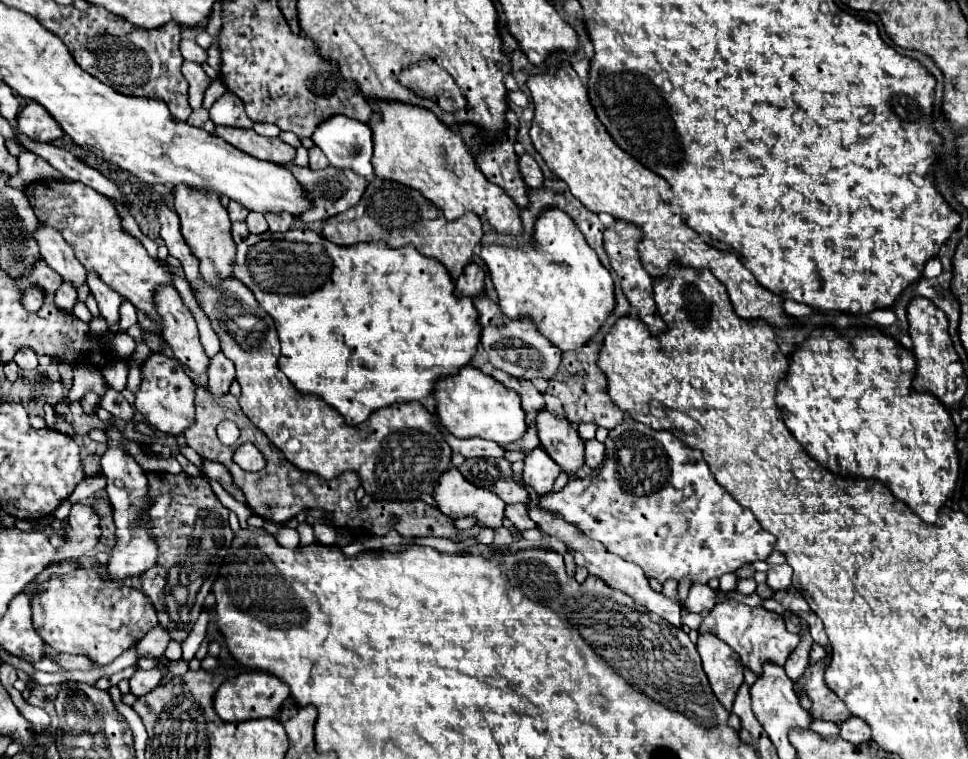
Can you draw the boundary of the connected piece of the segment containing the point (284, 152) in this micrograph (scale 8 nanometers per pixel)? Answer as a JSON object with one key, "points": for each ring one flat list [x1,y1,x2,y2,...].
{"points":[[216,127,216,135,256,159,284,165,284,163,292,163,294,155,296,155,296,149,290,147,288,143,284,143,280,137,274,137,274,139,260,137,252,129]]}

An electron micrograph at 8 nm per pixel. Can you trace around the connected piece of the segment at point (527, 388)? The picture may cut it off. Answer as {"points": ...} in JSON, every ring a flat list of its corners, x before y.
{"points":[[494,369,490,373,494,379,498,379,500,383,504,383,508,389,514,389,520,399,522,399,522,409,526,413,538,413,540,409,544,409,544,397,542,393,532,385,532,381,524,381,524,379,516,379,516,377,510,377,508,373,504,371,498,371]]}

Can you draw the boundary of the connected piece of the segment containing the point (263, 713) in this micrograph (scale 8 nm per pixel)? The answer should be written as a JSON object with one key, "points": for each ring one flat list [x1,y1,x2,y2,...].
{"points":[[240,673,232,679,226,679,214,695,214,709,222,721,242,723,250,719,276,717,280,705,288,699,288,685,284,685,278,677,268,673]]}

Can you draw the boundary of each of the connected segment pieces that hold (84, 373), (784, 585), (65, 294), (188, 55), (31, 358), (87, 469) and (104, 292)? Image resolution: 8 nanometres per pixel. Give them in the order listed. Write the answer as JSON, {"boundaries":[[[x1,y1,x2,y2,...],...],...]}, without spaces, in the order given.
{"boundaries":[[[88,365,75,366,73,385,68,395,70,402,81,401,88,391,94,391,99,397,105,393,102,373]],[[788,563,772,565,768,571,768,587,778,591,778,589,788,589,790,585,792,585,792,567]],[[62,283,62,287,56,291,54,295,54,305,58,309,64,309,66,313,70,313,74,309,74,303,76,303,76,293,74,293,74,287,68,285,68,283]],[[182,41,180,43,180,53,186,61,196,61,196,63,206,61,206,51,196,41]],[[18,349,14,355,14,361,26,371,26,369,34,369,38,365,38,355,34,355,32,349]],[[86,455,82,459,82,467,84,467,84,473,88,477,98,477,102,473,102,469,100,469,100,457,98,455]],[[88,273,88,287,90,287,90,293,96,297,96,303,98,303,98,309,102,313,102,317,106,319,108,325,116,325,120,321,120,315,118,315,118,307,122,303,122,297,110,289,108,285,104,285,96,273]]]}

